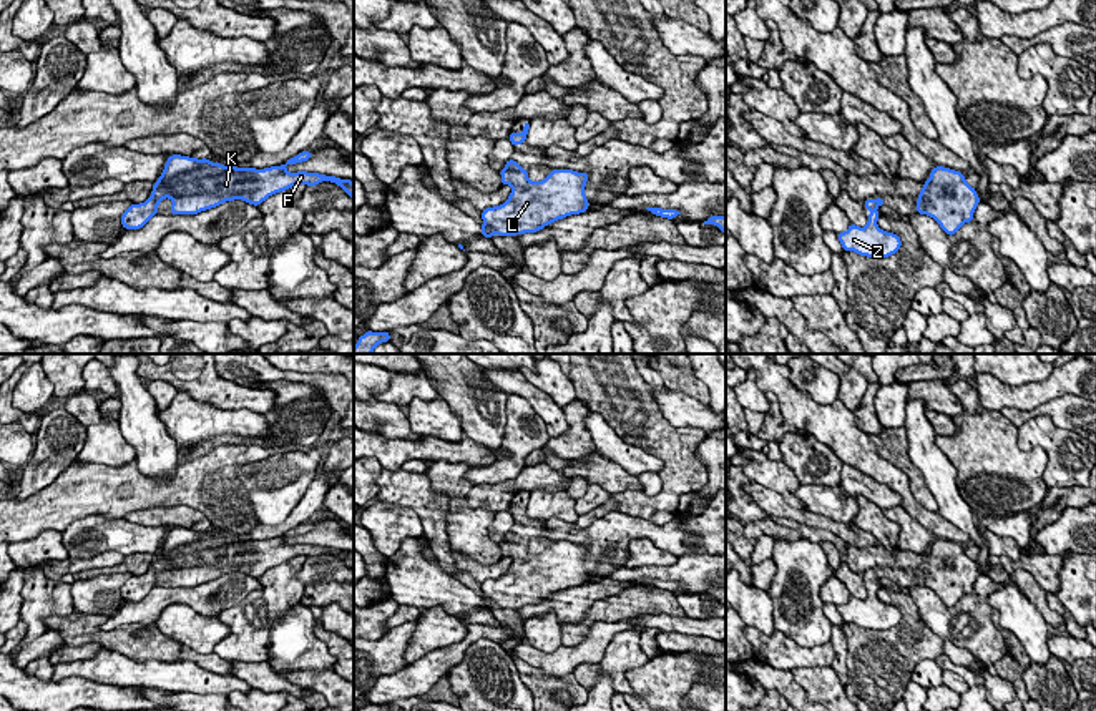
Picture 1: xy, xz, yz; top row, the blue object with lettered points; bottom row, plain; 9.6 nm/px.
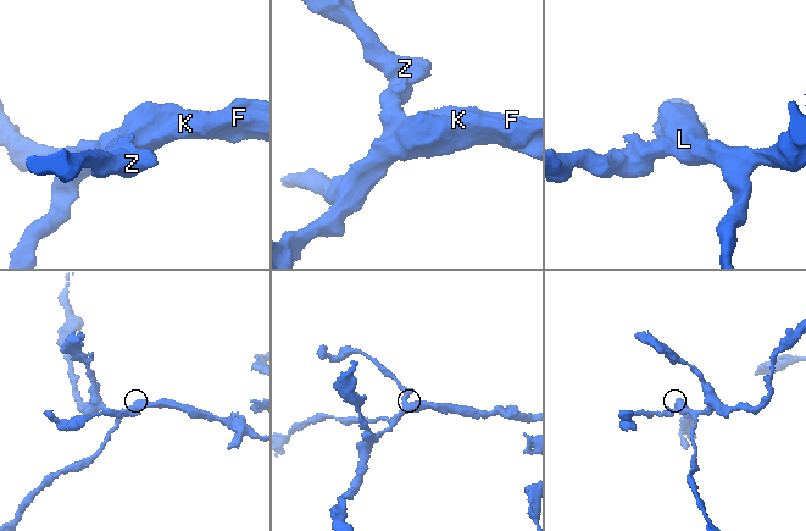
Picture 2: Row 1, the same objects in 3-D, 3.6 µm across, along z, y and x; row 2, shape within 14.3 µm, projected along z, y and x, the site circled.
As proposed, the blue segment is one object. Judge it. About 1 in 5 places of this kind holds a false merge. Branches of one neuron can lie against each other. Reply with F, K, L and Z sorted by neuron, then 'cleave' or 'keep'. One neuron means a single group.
F K L Z | keep

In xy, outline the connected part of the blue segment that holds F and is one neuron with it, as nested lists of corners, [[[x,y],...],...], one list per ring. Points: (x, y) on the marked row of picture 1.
[[[302,151],[281,166],[256,169],[224,166],[208,158],[198,159],[173,154],[168,158],[161,176],[153,184],[151,196],[144,203],[130,204],[121,214],[121,226],[125,229],[143,228],[159,213],[158,204],[164,198],[173,201],[171,214],[198,214],[234,199],[259,206],[269,196],[296,184],[304,183],[306,186],[316,186],[322,181],[330,181],[354,199],[354,181],[350,179],[307,171],[289,173],[286,169],[287,164],[302,163],[311,158],[311,151]]]

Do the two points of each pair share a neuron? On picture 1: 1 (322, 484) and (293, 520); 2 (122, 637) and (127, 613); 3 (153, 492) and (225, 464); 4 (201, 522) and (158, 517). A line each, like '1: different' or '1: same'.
1: same
2: different
3: same
4: same

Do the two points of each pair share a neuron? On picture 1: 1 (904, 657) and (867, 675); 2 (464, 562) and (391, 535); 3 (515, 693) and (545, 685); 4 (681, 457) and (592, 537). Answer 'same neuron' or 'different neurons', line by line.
1: same neuron
2: different neurons
3: different neurons
4: different neurons

